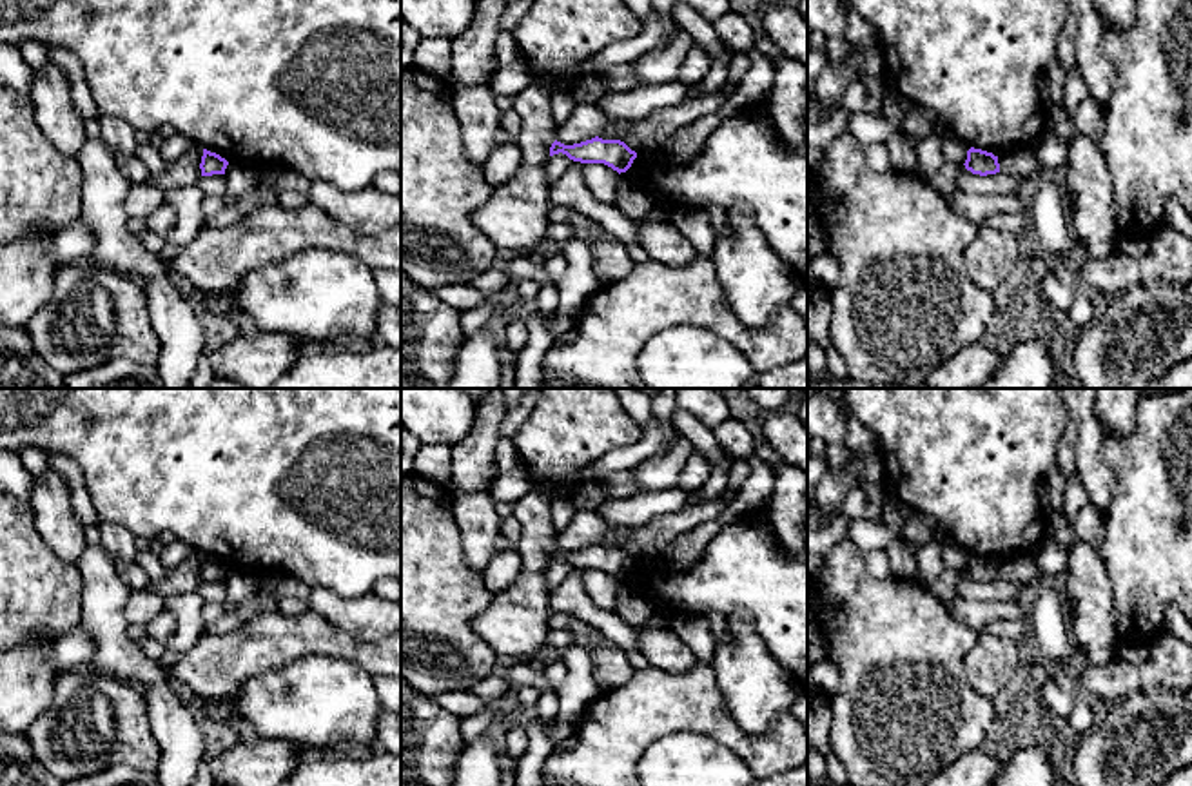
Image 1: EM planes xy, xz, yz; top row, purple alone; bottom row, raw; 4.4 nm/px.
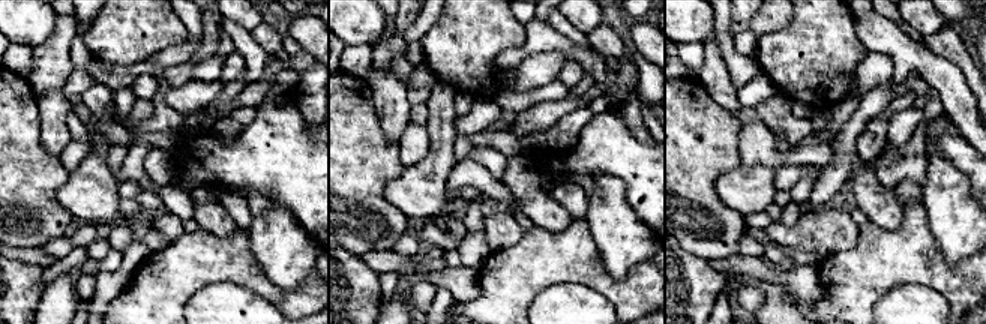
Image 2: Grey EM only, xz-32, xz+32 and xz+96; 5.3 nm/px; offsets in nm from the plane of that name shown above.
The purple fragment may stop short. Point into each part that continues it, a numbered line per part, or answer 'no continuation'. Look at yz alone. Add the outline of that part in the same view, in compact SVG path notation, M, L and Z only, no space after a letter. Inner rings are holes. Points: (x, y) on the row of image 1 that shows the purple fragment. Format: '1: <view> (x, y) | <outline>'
no continuation

